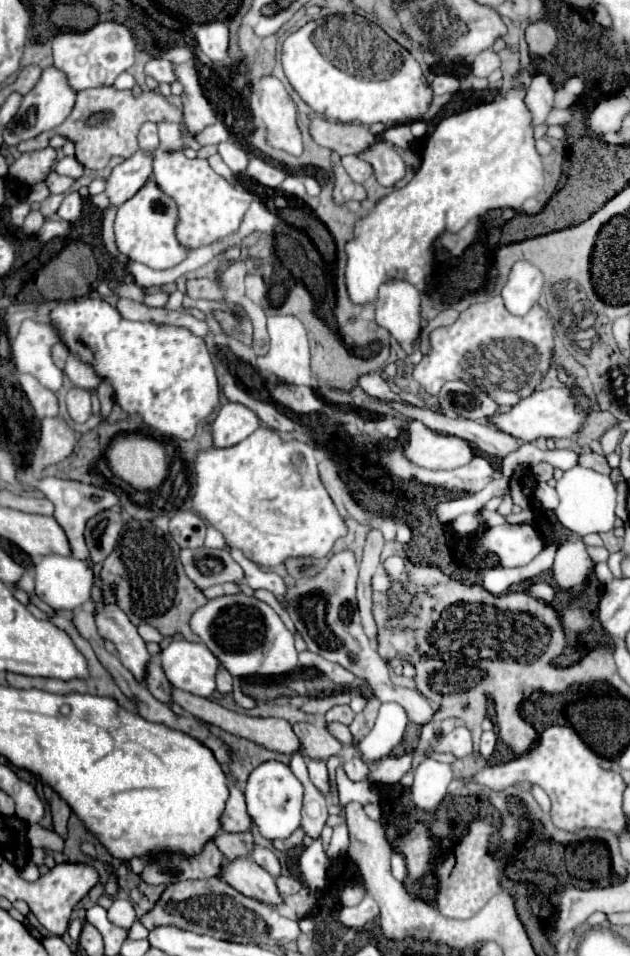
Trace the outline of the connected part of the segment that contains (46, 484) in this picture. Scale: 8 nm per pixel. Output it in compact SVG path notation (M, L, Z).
M43 478L43 480L37 482L37 488L55 504L55 516L53 518L59 522L59 526L67 534L67 540L69 540L69 546L71 546L71 556L77 558L77 560L89 562L89 550L87 550L85 540L83 540L85 524L87 524L87 520L91 516L117 506L119 504L119 496L113 494L111 490L99 488L95 484L83 484L83 482L61 480L61 478Z

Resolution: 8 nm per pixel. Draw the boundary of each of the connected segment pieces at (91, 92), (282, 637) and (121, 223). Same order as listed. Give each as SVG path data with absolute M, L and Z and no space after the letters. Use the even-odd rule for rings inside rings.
M101 86L101 88L89 88L81 92L81 100L77 102L77 108L69 114L69 118L51 130L51 136L37 136L33 140L21 142L19 152L33 152L49 146L49 140L59 134L75 142L75 156L77 160L91 170L101 170L107 166L107 160L113 156L119 158L131 158L139 150L137 146L137 132L147 122L161 122L161 120L181 120L181 110L165 100L161 94L145 90L139 96L135 96L131 90L117 90L113 86Z
M231 594L207 600L199 610L195 610L189 626L215 658L219 658L219 664L235 678L251 674L287 674L299 666L293 634L287 630L279 614L257 598Z
M149 182L131 200L121 204L117 210L117 218L115 218L117 248L129 258L141 264L147 264L149 268L155 268L155 270L173 268L179 262L183 262L191 252L187 246L179 244L179 240L175 238L177 218L179 218L179 210L175 202L167 194L157 190L153 182Z

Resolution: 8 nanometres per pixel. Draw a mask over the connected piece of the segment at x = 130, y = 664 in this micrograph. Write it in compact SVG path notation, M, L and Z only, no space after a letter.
M93 582L91 600L95 604L95 622L99 628L101 638L111 640L117 646L121 664L135 676L137 682L145 682L147 676L147 664L151 660L151 654L145 648L145 640L139 636L137 628L131 624L127 614L119 610L115 604L105 604L103 592Z

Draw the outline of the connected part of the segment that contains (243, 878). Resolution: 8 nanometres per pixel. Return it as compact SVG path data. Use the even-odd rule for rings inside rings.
M251 858L227 860L221 866L219 878L225 880L235 890L239 890L247 898L267 902L269 906L281 904L281 894L275 886L275 878Z

